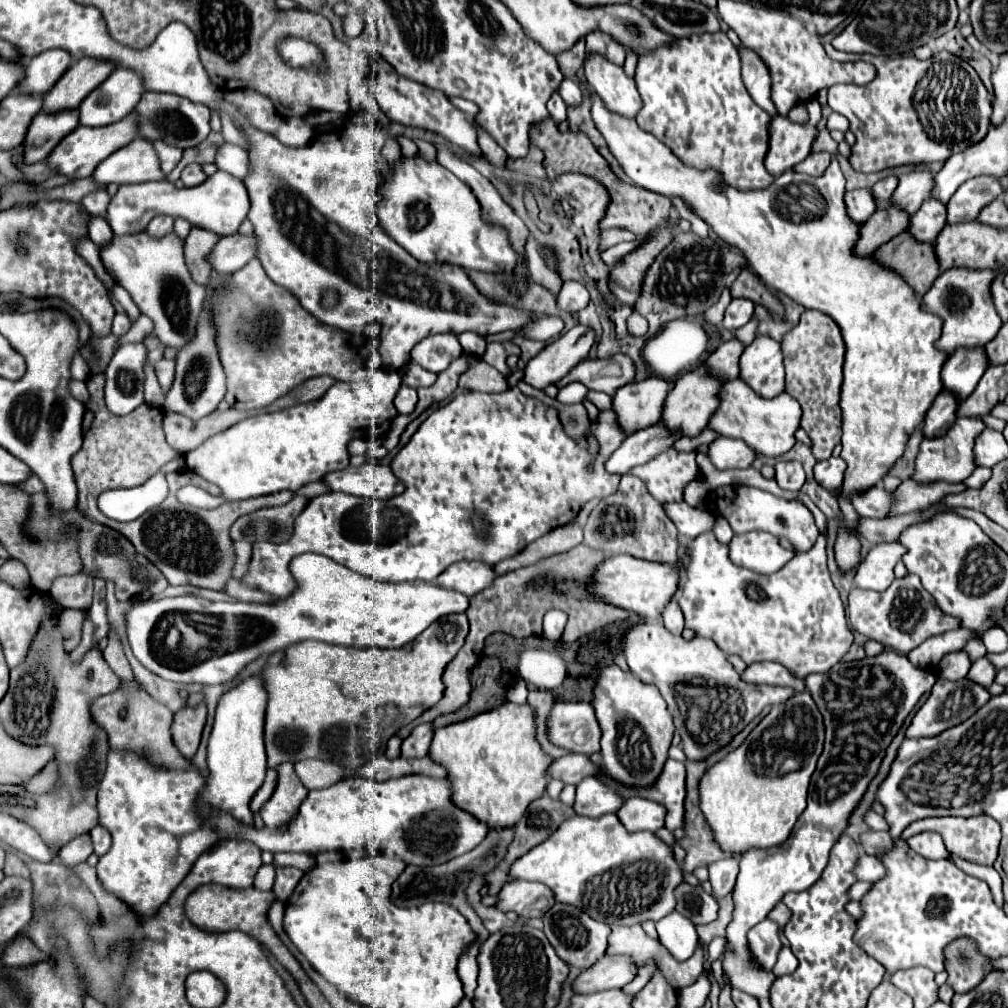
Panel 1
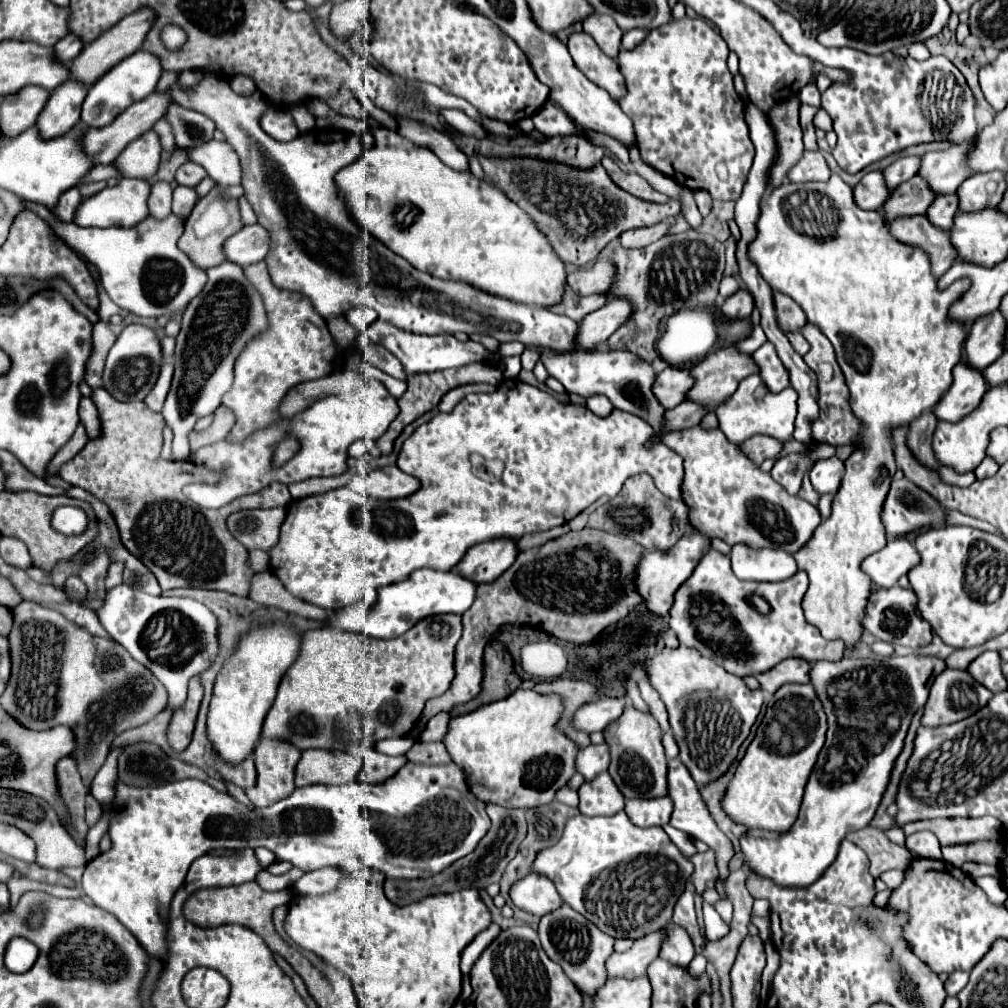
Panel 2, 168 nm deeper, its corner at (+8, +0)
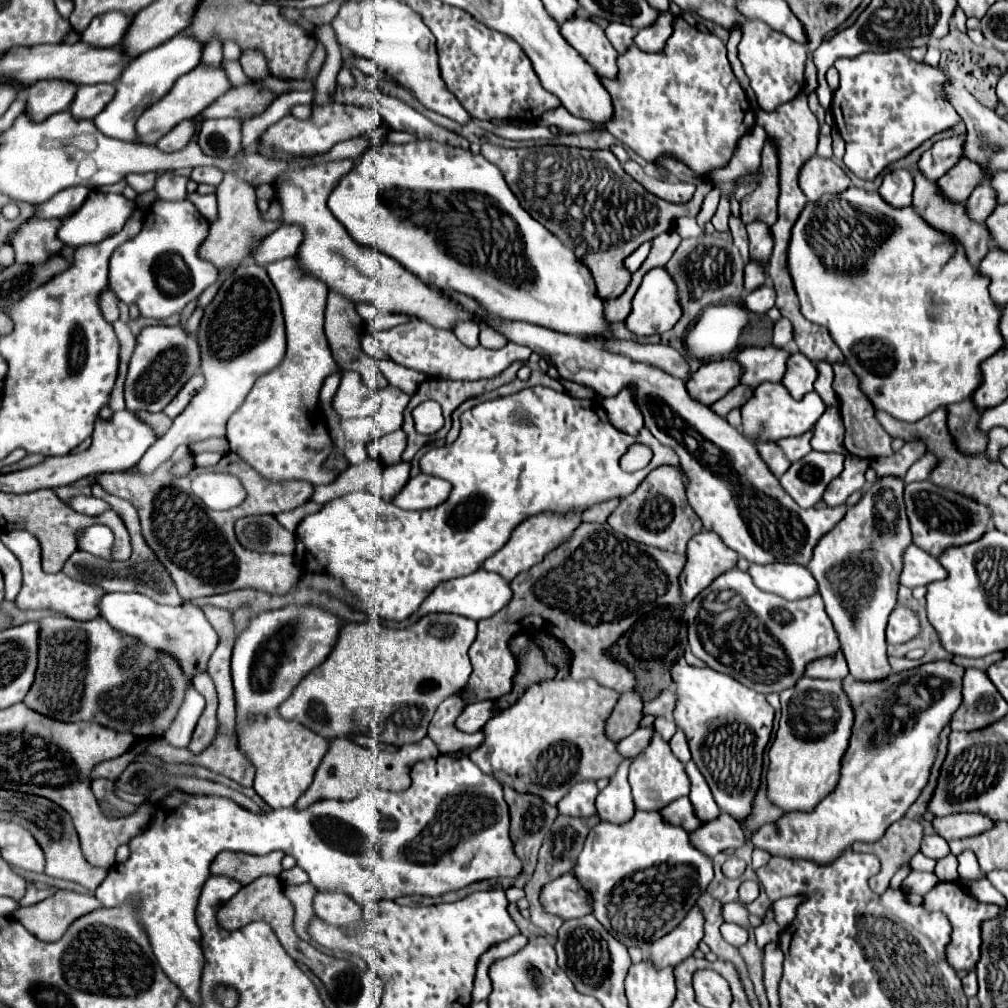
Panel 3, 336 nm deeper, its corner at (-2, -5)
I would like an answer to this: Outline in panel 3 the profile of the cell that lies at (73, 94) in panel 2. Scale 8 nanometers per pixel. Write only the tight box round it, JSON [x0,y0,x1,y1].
[69,84,115,118]

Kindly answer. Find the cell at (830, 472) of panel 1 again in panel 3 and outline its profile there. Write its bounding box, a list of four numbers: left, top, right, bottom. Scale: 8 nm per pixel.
[823,454,869,508]

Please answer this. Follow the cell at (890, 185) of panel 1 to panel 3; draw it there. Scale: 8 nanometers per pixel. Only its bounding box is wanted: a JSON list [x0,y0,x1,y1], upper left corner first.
[917,136,965,180]

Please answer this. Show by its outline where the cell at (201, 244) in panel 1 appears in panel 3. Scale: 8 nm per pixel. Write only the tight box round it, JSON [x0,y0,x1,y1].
[199,172,283,270]

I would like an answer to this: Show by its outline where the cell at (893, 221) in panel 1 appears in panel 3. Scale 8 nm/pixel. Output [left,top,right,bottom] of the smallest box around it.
[937,158,991,202]

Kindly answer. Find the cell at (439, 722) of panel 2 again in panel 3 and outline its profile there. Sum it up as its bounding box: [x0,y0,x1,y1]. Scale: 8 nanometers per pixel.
[457,700,497,732]

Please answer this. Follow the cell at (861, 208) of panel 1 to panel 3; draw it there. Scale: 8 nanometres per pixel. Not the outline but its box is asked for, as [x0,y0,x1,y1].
[879,170,913,208]

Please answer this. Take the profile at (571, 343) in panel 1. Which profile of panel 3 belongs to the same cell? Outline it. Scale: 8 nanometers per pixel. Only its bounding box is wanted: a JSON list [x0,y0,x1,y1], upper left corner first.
[625,268,681,336]

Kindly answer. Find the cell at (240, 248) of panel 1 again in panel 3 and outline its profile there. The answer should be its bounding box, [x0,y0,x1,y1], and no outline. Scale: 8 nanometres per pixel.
[255,224,303,266]

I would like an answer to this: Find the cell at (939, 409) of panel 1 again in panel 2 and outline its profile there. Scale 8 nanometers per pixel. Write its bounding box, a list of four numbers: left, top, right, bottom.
[933,361,987,423]

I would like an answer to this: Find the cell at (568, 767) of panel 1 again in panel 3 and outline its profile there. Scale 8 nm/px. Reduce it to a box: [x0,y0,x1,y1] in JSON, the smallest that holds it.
[617,724,655,758]

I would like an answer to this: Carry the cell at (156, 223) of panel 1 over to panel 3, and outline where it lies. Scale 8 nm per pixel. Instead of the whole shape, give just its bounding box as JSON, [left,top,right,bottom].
[155,172,187,200]

